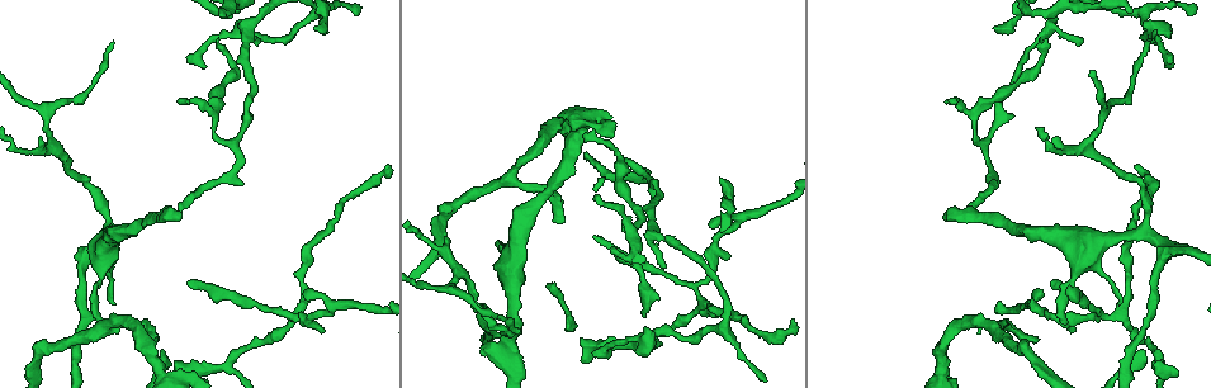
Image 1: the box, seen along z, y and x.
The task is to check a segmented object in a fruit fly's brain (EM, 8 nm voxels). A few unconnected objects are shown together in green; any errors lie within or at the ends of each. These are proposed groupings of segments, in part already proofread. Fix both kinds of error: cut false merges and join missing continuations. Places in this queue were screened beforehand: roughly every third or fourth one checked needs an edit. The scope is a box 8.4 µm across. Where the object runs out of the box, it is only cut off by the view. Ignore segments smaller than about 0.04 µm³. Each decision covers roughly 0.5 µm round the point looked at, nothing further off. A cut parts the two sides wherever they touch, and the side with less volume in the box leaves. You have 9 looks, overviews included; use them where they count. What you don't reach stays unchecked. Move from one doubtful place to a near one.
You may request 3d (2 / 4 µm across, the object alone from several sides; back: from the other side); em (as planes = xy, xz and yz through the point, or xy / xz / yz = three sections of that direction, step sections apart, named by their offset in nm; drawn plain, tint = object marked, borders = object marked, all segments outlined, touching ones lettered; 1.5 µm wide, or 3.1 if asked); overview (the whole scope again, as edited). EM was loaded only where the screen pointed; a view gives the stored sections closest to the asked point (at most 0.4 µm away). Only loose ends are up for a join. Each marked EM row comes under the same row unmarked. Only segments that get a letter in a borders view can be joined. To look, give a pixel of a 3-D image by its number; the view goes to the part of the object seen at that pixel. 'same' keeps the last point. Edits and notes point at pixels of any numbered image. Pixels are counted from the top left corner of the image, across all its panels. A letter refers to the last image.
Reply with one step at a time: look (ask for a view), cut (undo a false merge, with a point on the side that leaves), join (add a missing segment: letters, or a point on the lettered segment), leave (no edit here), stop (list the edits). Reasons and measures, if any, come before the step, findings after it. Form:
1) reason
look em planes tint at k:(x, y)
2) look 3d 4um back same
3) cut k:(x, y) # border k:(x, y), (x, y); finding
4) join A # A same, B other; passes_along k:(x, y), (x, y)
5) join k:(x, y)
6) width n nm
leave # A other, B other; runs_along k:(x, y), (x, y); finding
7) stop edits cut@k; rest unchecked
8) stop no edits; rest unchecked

tapers out
look em yz step 4 tint at 1:(113, 44)

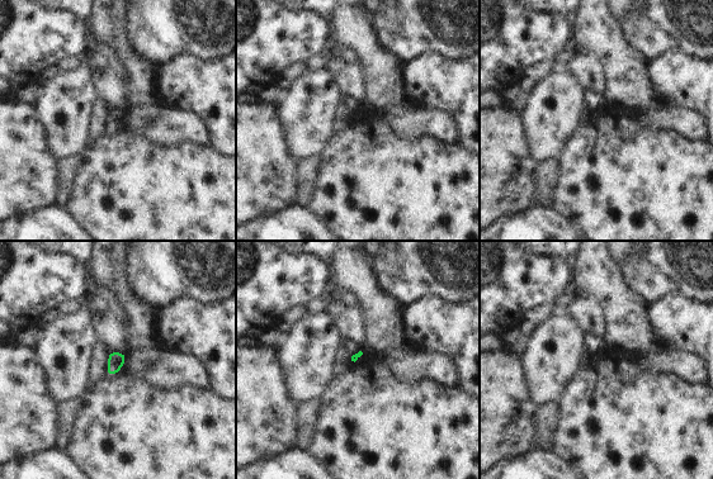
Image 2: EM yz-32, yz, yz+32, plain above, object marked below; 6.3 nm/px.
another direction
look em planes borders same

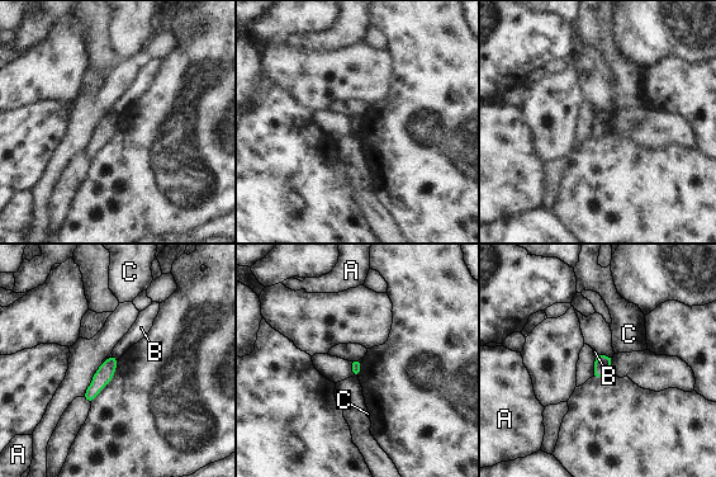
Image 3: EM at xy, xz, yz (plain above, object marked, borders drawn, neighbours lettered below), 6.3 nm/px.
longest_contact B 60 nm
leave # A other, B other, C other; border 3:(112, 353), (118, 359); none of them fits

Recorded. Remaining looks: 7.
branch stops here
look 3d 2um at 1:(1168, 66)

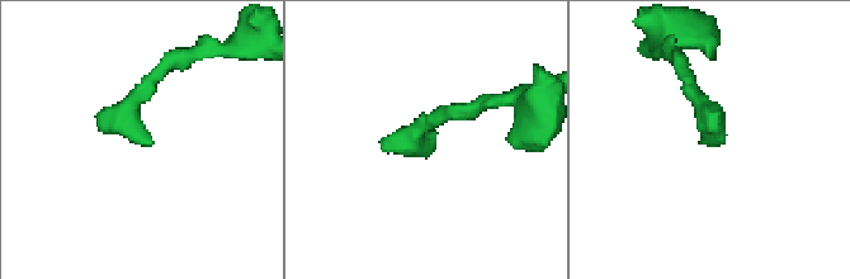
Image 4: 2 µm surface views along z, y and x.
look em yz step 4 tint at 4:(147, 145)

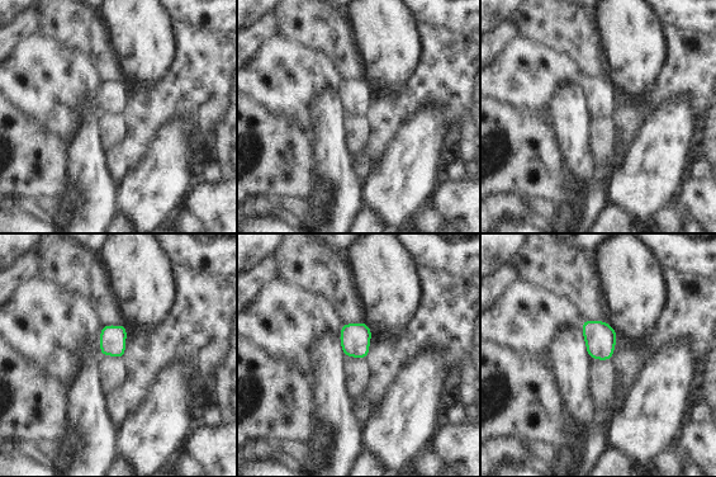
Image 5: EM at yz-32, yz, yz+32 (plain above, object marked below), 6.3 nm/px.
see the neighbours
look em yz step 4 borders same

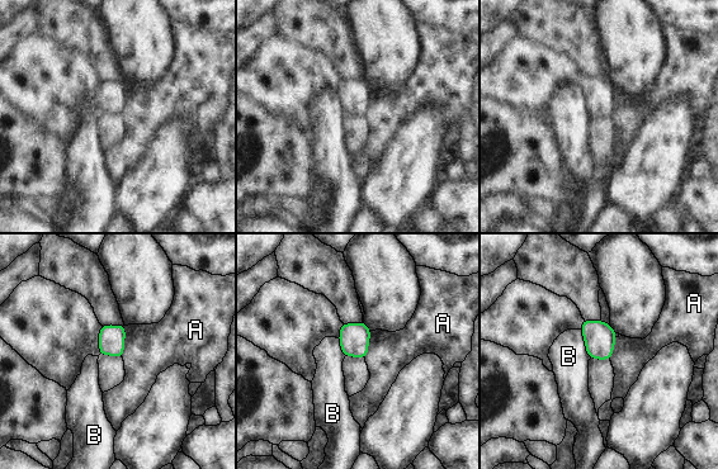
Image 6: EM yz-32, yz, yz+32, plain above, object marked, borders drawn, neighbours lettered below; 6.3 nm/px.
leave # A other, B other; border 6:(580, 330), (585, 351), (590, 358); no lettered segment goes on from it

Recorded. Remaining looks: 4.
sharp bend
look 3d 4um at 1:(291, 317)

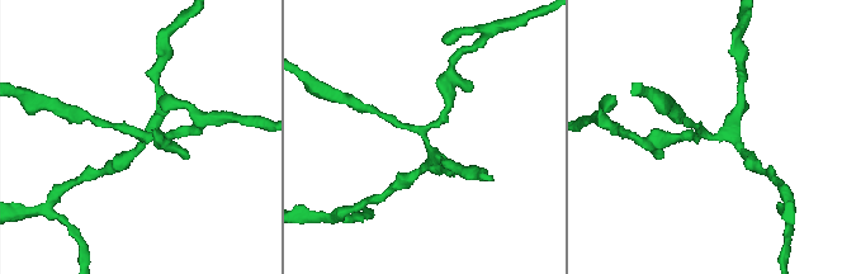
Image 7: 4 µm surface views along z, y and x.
arms 4
look em planes tint at 7:(432, 149)

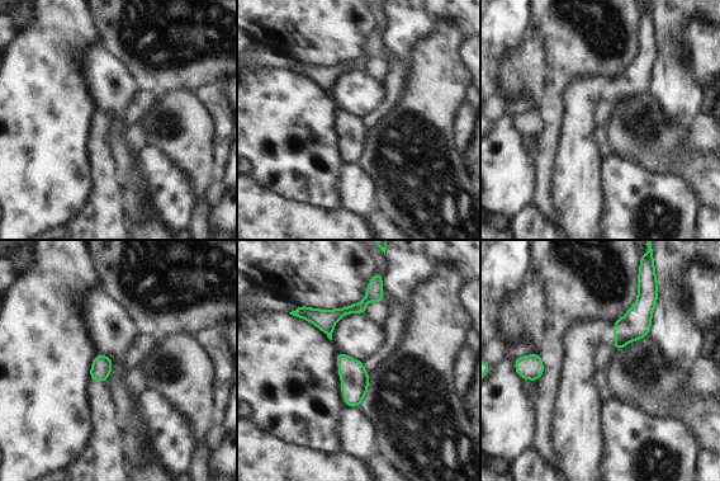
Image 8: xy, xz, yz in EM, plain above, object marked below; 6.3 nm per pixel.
what lies round it
look em planes borders same

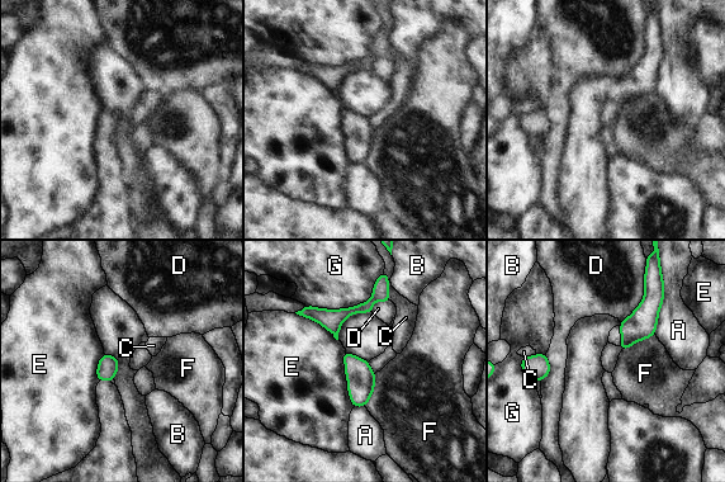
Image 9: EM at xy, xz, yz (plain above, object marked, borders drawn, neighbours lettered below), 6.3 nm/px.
longest_contact G 500 nm
leave # A other, B other, C other, D other, E other, F other, G other; border 9:(345, 350), (344, 376), (354, 406); all the same neuron

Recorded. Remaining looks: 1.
stop no edits; rest unchecked

